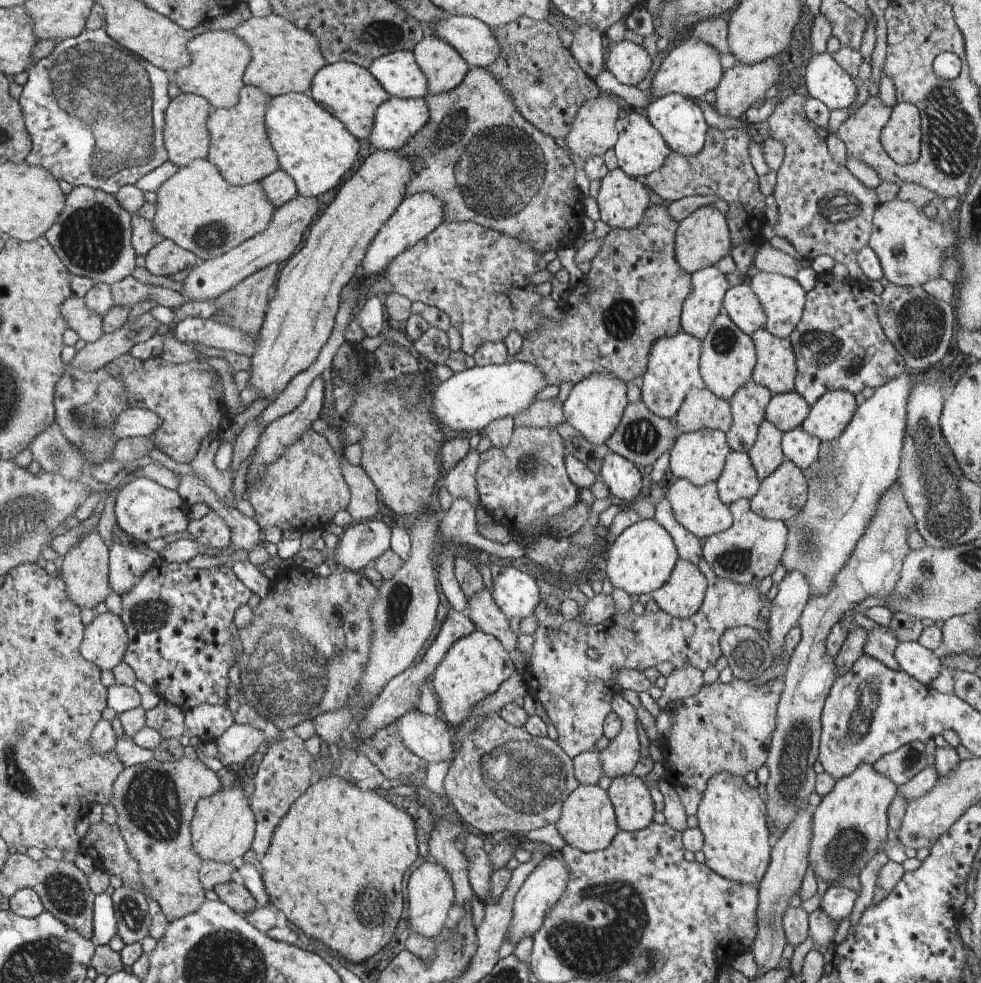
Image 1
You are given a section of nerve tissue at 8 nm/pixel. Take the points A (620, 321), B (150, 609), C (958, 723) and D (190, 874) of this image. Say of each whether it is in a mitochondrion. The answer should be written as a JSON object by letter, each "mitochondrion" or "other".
{"A":"mitochondrion","B":"mitochondrion","C":"other","D":"other"}

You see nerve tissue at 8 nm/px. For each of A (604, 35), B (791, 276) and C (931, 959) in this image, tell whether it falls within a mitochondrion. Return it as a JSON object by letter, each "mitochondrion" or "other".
{"A":"other","B":"other","C":"other"}

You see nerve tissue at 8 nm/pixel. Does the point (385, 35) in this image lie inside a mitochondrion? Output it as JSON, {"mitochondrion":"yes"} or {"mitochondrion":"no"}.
{"mitochondrion":"yes"}

